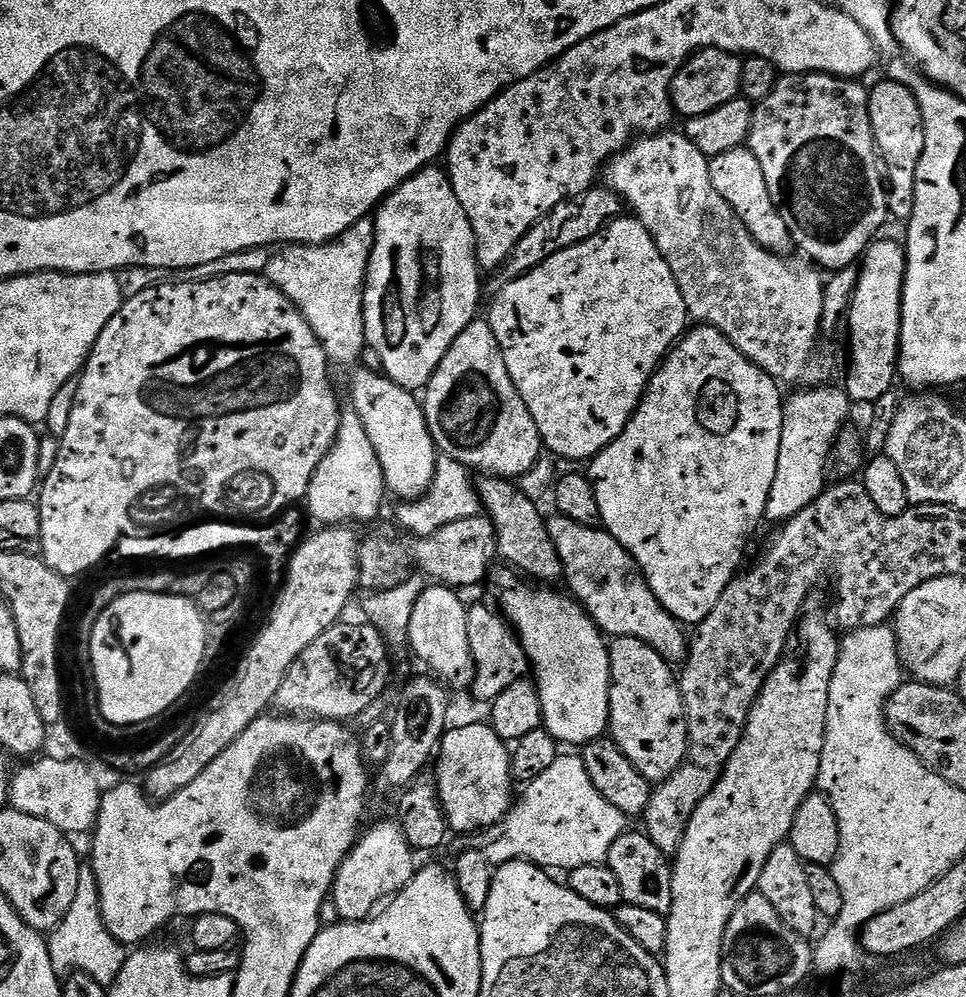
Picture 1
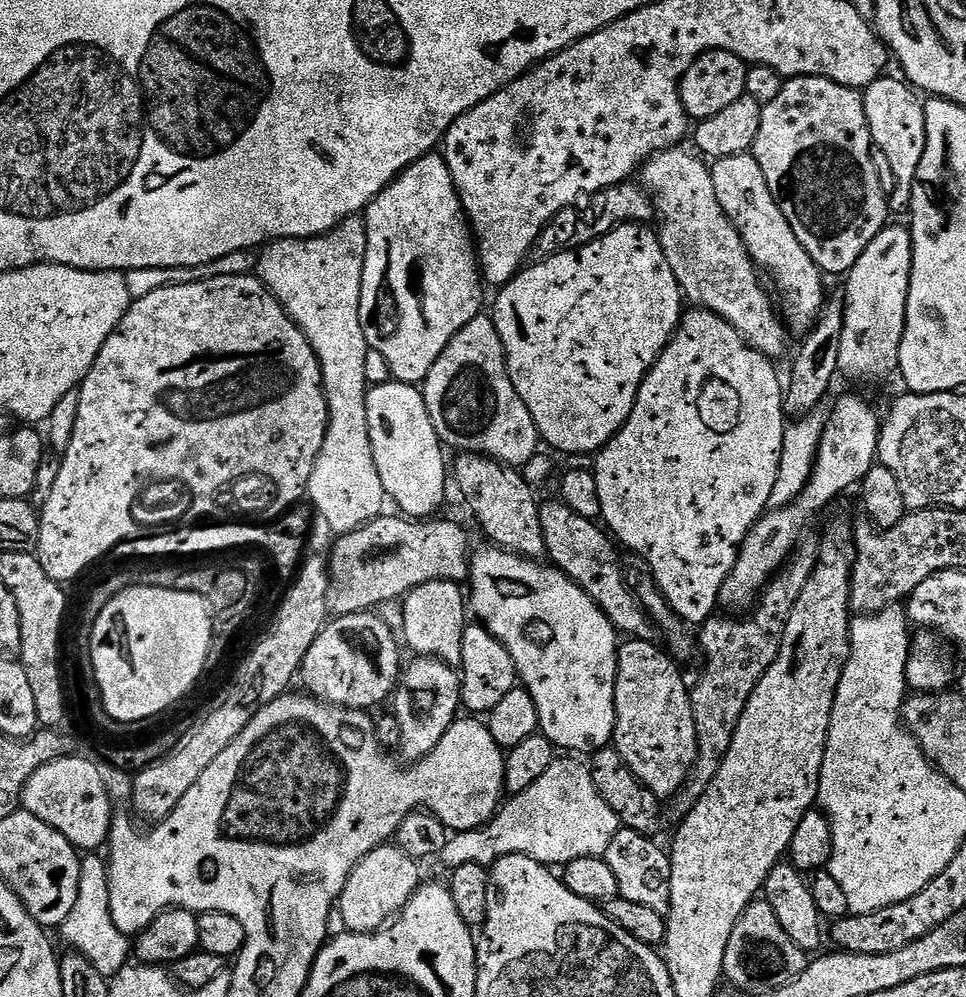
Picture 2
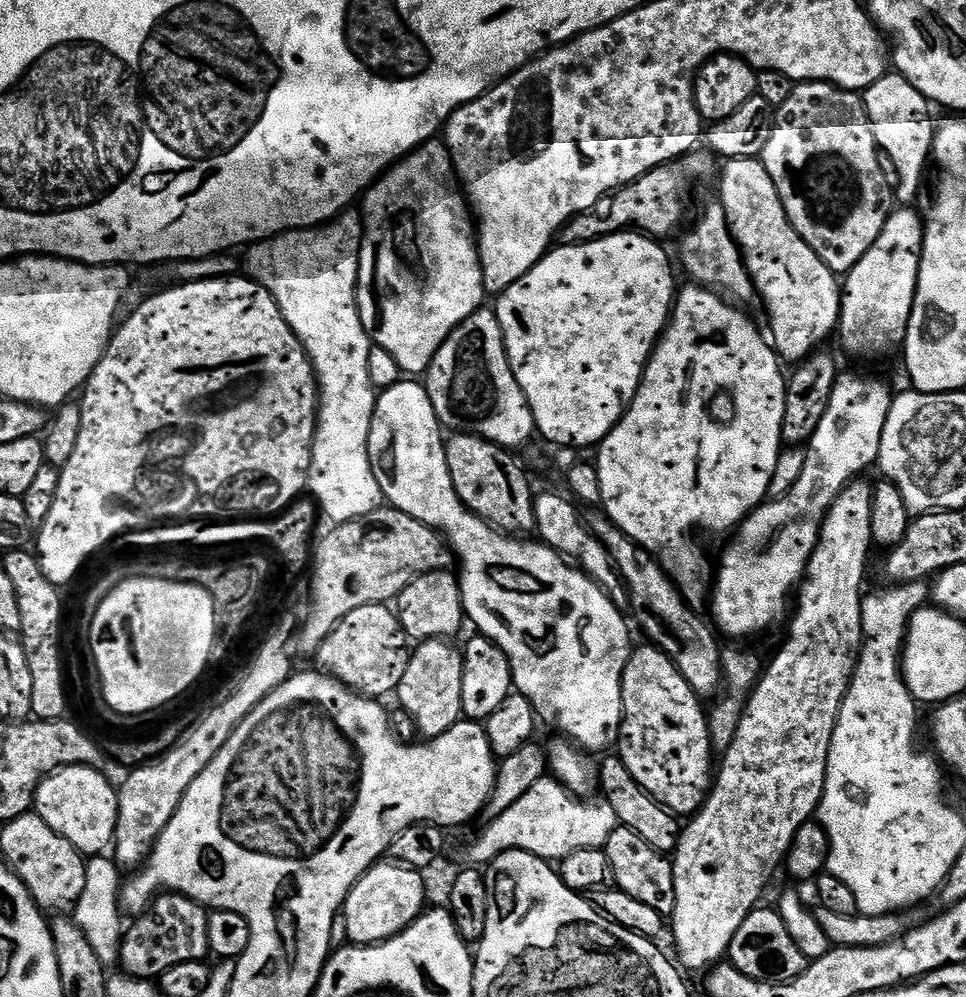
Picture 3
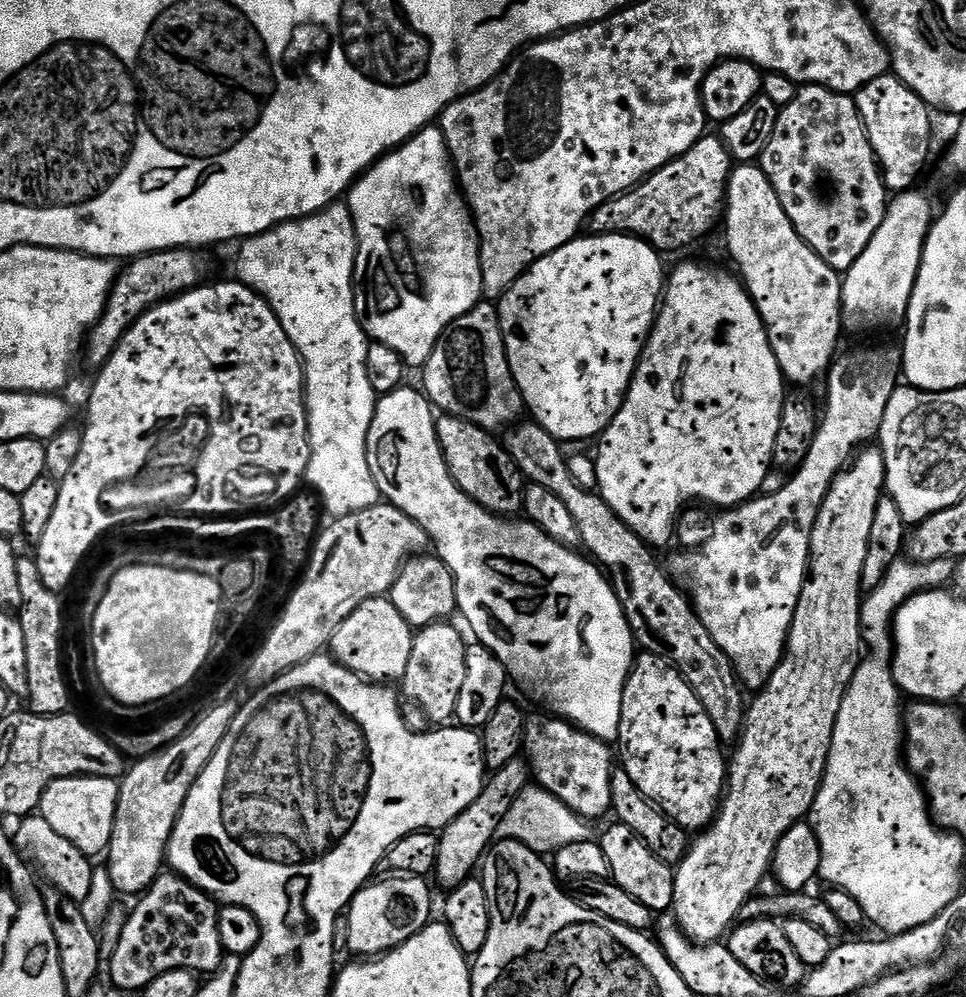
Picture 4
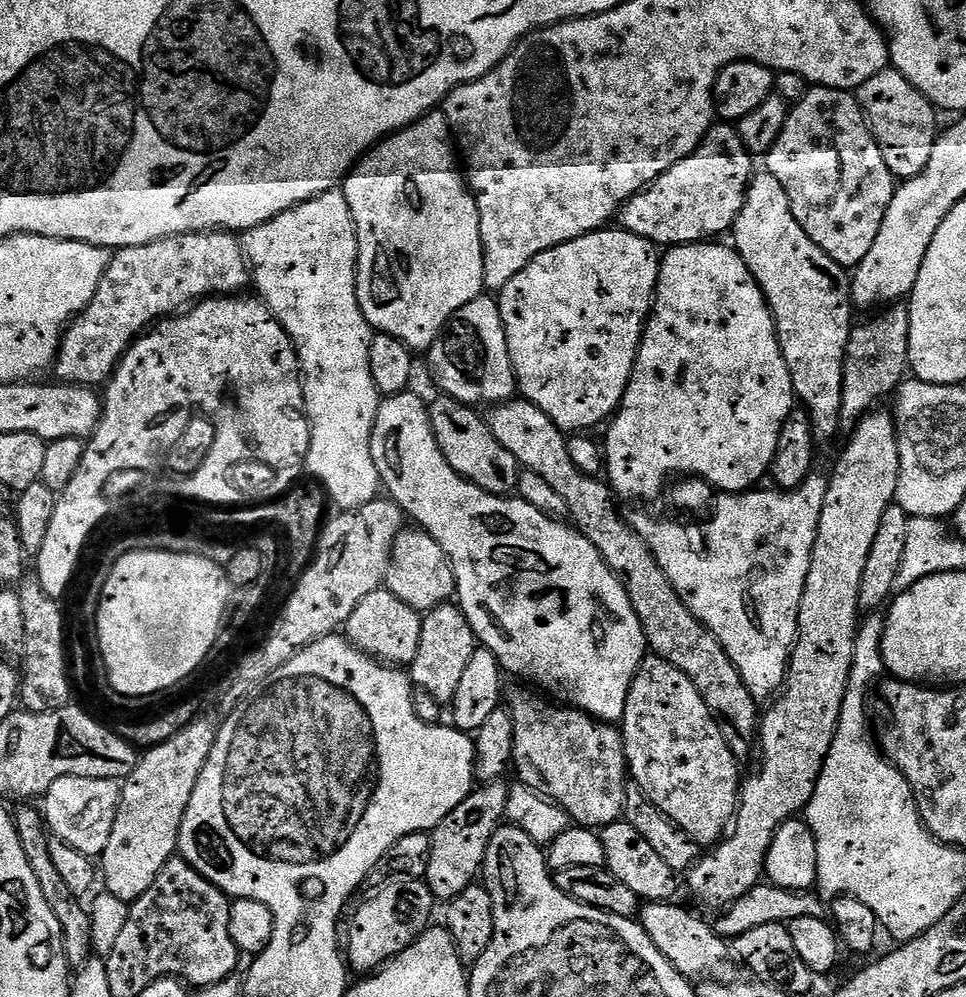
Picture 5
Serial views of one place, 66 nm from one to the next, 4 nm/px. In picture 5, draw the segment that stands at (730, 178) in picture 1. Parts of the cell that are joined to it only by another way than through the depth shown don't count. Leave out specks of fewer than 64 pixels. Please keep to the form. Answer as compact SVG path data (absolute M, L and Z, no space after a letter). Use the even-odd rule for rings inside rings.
M766 170L753 175L744 195L744 205L738 214L736 224L730 233L734 238L736 253L746 262L750 274L758 282L768 308L776 323L776 337L782 350L782 358L790 370L792 391L795 399L802 403L803 411L808 413L812 432L817 441L832 440L842 421L842 370L848 339L854 327L852 320L852 281L841 264L835 264L822 249L815 244L798 226L790 210L790 202L778 182Z

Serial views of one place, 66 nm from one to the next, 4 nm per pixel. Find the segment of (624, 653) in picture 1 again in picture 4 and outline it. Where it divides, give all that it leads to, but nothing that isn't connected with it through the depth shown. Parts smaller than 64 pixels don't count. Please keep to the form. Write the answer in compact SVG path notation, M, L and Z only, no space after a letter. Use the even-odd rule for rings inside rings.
M653 652L637 655L632 673L628 676L622 694L618 747L619 759L620 756L624 759L622 770L634 778L634 786L638 786L642 795L651 800L661 812L678 822L678 826L703 830L715 820L726 787L725 749L720 737L716 735L714 722L710 722L702 702L698 702L694 690L684 681L680 671Z

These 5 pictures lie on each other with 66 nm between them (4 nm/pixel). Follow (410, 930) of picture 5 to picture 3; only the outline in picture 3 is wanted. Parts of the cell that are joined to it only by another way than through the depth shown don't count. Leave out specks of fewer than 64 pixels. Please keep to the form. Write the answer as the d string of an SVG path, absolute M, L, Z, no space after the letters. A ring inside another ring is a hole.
M377 862L368 869L366 875L350 890L342 909L342 928L348 931L353 945L380 944L383 940L394 938L400 932L406 931L414 921L425 911L424 880L415 868L405 868L395 862Z

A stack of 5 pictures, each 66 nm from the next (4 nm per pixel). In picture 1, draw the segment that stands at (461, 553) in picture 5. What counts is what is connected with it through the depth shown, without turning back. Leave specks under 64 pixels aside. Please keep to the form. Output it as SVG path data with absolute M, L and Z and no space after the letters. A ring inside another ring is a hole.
M357 367L352 376L352 404L351 407L362 418L362 426L366 426L366 434L370 434L370 446L378 454L378 462L384 471L384 482L389 493L401 496L401 501L418 500L432 484L436 473L438 449L432 440L428 423L424 417L424 405L407 388L398 386L394 381L380 372L371 372L369 368ZM500 566L489 575L486 588L492 591L497 600L499 611L512 626L513 632L520 638L520 644L528 656L531 668L530 676L542 698L542 718L544 727L557 745L577 744L583 746L601 739L609 731L610 714L610 654L609 641L587 612L563 591L551 592L551 587L537 586L521 578L515 571Z

